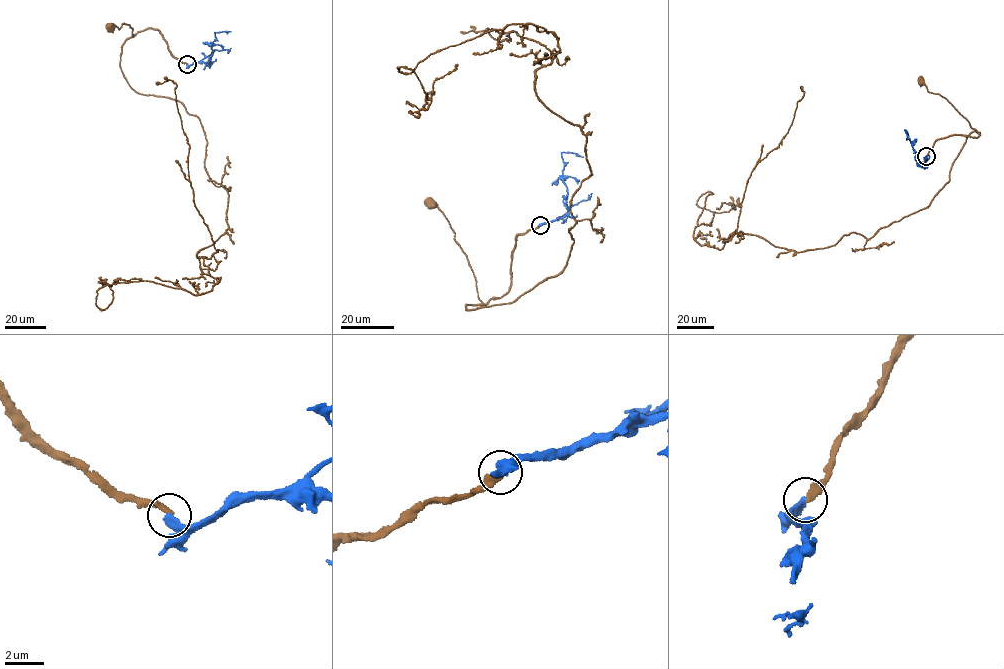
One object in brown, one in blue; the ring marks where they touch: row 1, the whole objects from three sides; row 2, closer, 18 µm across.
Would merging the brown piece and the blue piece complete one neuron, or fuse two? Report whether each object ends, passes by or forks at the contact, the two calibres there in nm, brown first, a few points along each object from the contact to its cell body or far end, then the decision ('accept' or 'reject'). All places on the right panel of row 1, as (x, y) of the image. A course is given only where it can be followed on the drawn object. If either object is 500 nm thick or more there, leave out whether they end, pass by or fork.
brown ends | blue ends | 320/380 nm | brown via (926, 156), (937, 140), (957, 134), (980, 135), (946, 99), (929, 92), (921, 82) | blue via (926, 156), (925, 162), (920, 165), (904, 130), (910, 140) | accept

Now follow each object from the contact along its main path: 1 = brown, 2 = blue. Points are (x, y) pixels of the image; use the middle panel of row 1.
1: (540, 225), (516, 237), (507, 291), (483, 304), (479, 298), (467, 256), (455, 240), (446, 217), (432, 203)
2: (540, 225), (561, 219), (568, 210), (566, 186), (562, 178), (565, 164), (562, 152), (572, 152), (583, 157)

